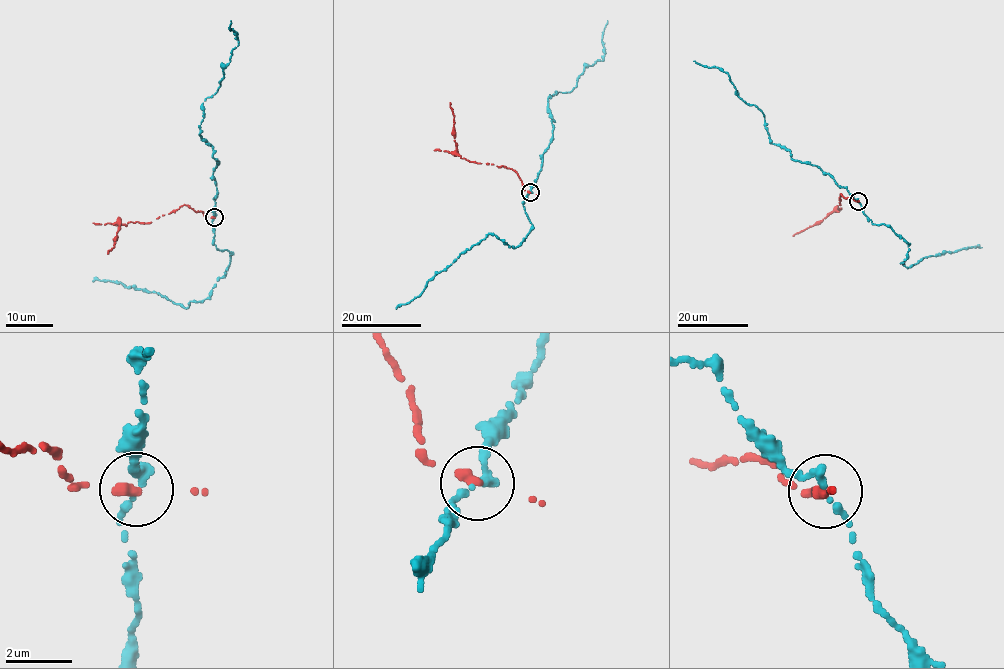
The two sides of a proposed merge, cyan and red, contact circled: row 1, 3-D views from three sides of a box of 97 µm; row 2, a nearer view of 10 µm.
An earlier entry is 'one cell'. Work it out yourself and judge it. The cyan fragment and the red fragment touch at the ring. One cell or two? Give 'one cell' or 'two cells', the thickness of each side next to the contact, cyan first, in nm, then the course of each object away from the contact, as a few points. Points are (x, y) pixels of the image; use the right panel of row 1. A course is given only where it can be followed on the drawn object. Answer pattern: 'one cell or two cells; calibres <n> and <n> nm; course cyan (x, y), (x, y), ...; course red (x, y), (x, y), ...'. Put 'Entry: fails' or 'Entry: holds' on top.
Entry: fails
two cells; calibres 240 and 320 nm; course cyan (858, 201), (820, 169), (795, 161), (788, 150), (772, 144), (763, 113), (738, 96), (728, 74), (694, 61); course red (858, 201), (840, 194), (839, 211), (831, 211), (793, 236)

